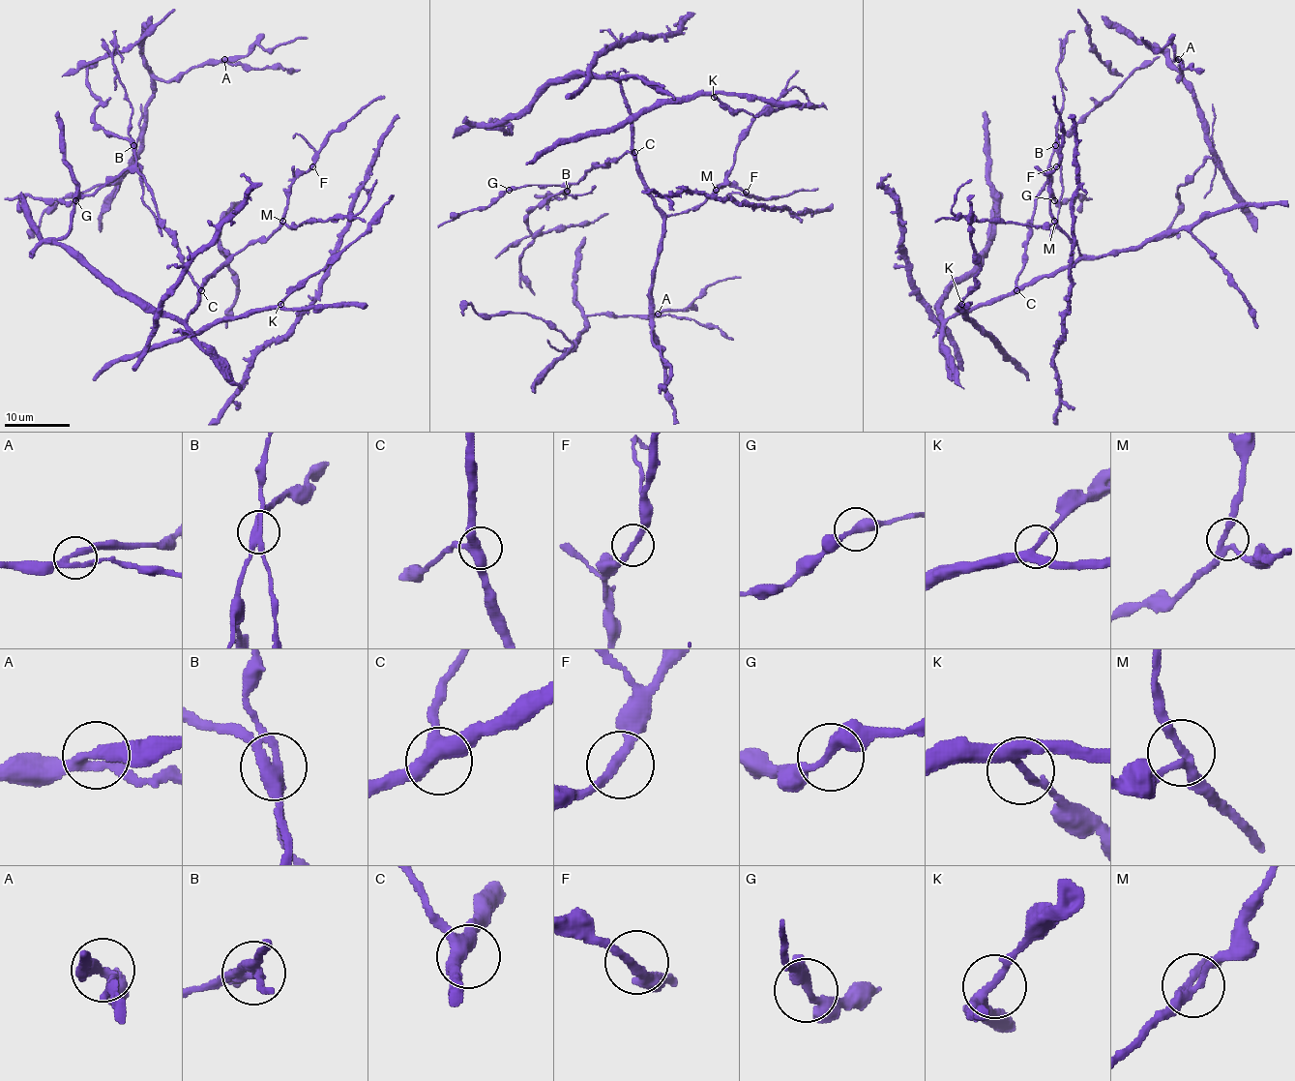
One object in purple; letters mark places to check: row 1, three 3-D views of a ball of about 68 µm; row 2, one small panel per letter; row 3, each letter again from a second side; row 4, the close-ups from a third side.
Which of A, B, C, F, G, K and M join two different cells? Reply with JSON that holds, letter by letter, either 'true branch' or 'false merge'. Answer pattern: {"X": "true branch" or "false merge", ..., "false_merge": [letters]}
{"A": "true branch", "B": "false merge", "C": "true branch", "F": "true branch", "G": "true branch", "K": "true branch", "M": "true branch", "false_merge": ["B"]}

